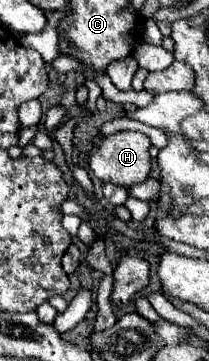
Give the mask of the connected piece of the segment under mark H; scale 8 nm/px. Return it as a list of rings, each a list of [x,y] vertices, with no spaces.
[[[118,131],[114,135],[104,137],[100,147],[90,155],[90,169],[100,181],[108,181],[114,185],[130,187],[134,183],[142,183],[150,177],[150,141],[146,135],[136,131]]]

